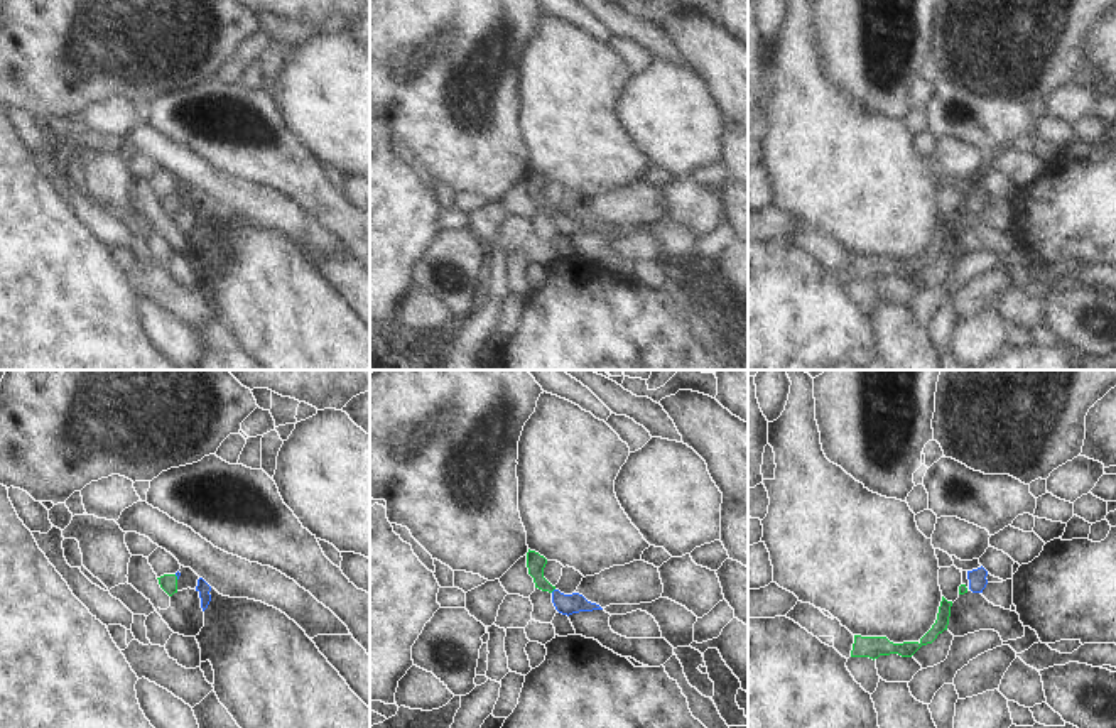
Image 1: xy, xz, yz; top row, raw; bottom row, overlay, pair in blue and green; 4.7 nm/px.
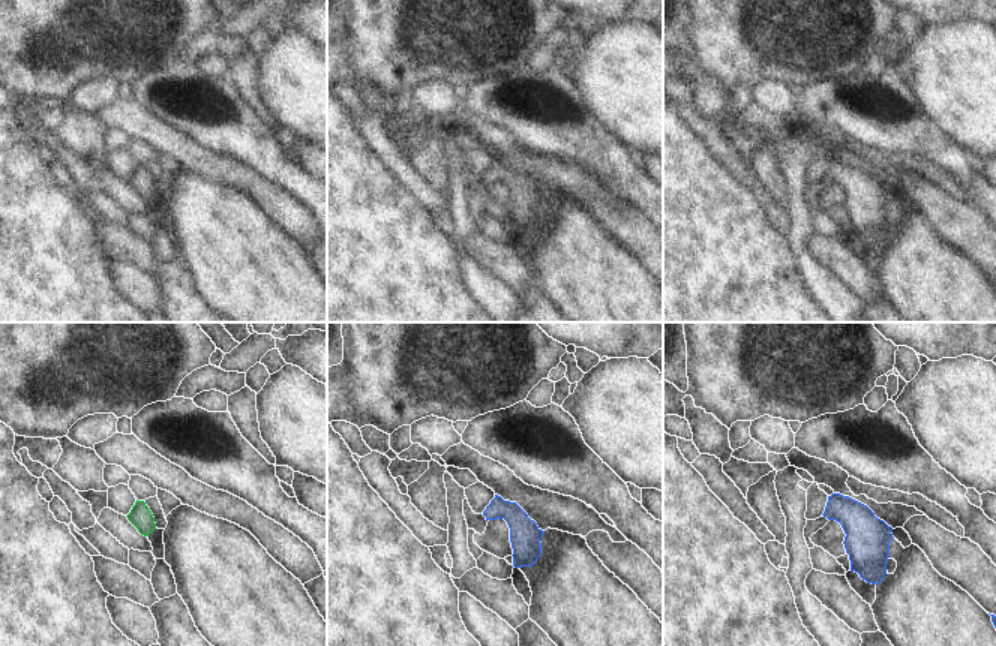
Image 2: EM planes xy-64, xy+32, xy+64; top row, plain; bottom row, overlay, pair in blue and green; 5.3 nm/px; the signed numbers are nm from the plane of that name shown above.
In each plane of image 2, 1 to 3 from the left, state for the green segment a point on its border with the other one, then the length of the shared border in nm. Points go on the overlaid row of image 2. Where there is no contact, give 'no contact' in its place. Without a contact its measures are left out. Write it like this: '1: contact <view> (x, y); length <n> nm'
1: no contact
2: no contact
3: no contact

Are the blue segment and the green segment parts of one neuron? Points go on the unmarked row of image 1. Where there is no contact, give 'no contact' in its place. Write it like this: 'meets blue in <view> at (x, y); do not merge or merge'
meets blue in xy at (176, 196); merge

